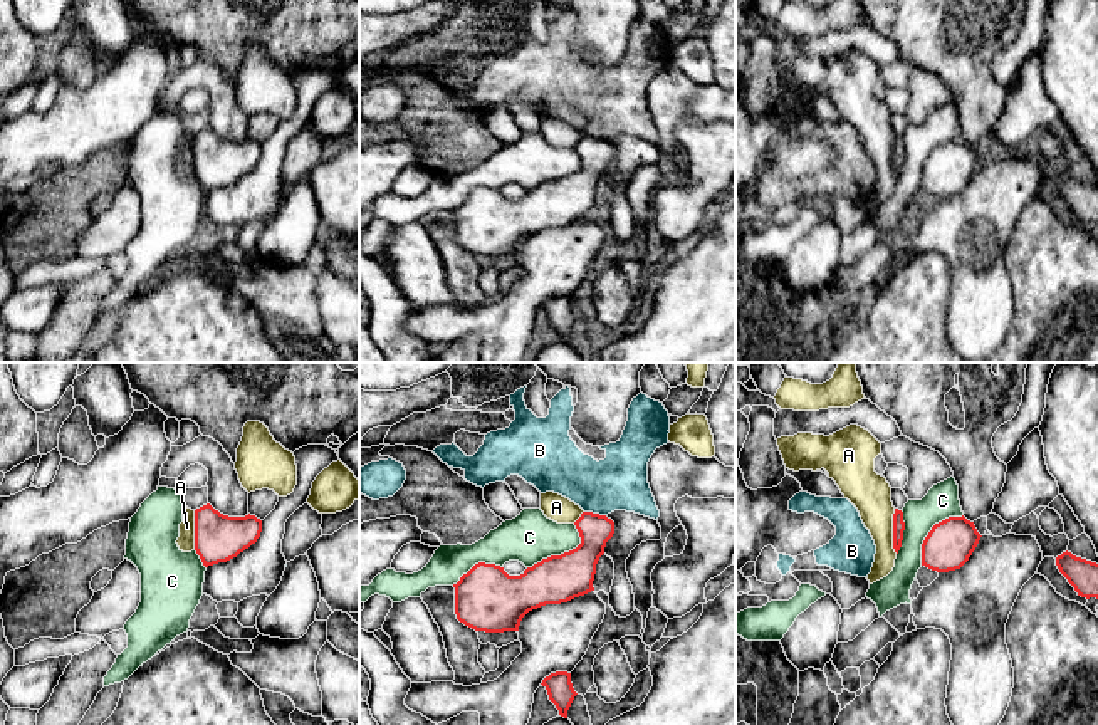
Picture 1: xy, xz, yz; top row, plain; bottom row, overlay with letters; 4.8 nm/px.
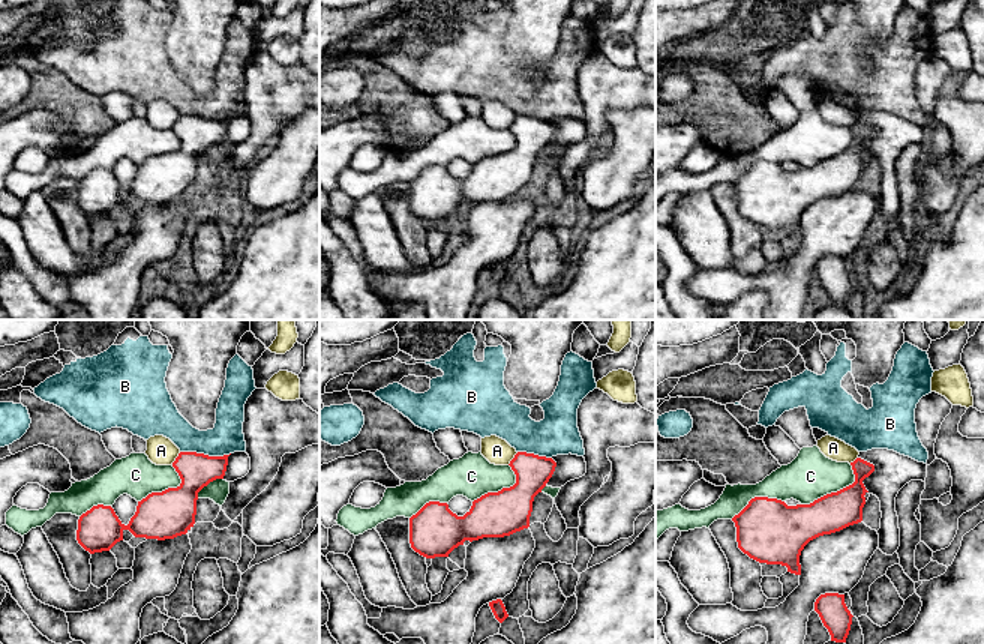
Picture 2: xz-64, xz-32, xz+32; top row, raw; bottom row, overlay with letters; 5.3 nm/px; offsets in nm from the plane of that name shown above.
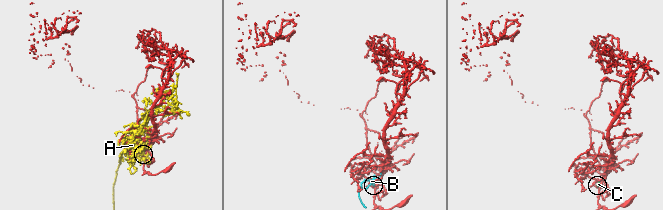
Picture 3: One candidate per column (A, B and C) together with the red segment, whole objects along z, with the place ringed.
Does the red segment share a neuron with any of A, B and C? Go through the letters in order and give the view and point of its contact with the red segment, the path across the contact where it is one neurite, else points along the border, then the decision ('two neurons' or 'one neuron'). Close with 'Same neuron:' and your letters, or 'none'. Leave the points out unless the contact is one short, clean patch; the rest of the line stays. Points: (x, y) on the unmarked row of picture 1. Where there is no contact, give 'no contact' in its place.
A: yz (894, 155) | along yz (894, 133), (894, 173), (897, 177) | two neurons
B: xz (595, 138) | along xz (585, 135), (605, 140) | two neurons
C: xz (561, 178) | two neurons
Same neuron: none

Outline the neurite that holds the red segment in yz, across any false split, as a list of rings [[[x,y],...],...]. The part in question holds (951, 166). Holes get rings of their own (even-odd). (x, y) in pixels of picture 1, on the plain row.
[[[949,141],[932,151],[922,168],[922,190],[949,196],[960,193],[975,175],[980,158],[974,146],[962,141]]]

